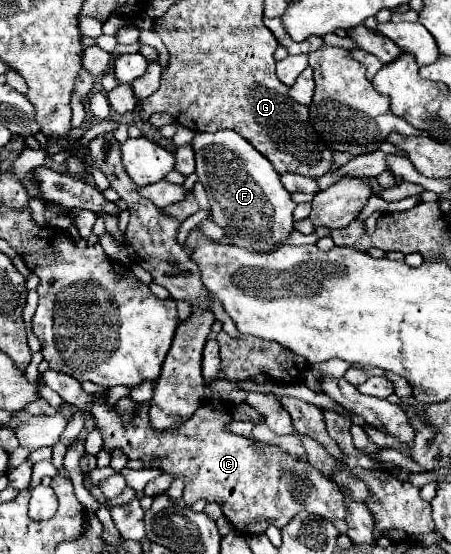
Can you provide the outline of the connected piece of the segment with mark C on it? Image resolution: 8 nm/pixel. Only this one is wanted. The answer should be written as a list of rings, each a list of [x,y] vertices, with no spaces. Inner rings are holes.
[[[96,398],[96,414],[90,416],[102,432],[102,448],[108,454],[120,450],[130,460],[146,462],[144,468],[158,468],[164,474],[182,478],[184,502],[188,506],[198,500],[218,502],[228,522],[242,534],[264,534],[270,524],[284,528],[300,510],[308,510],[330,520],[340,534],[346,534],[348,510],[344,508],[338,486],[324,478],[308,462],[300,462],[280,448],[256,444],[250,438],[232,434],[228,430],[228,424],[232,422],[230,410],[216,410],[208,402],[202,402],[188,422],[164,432],[152,428],[148,410],[150,404],[142,402],[134,420],[124,424],[118,412],[108,408],[106,398]]]

